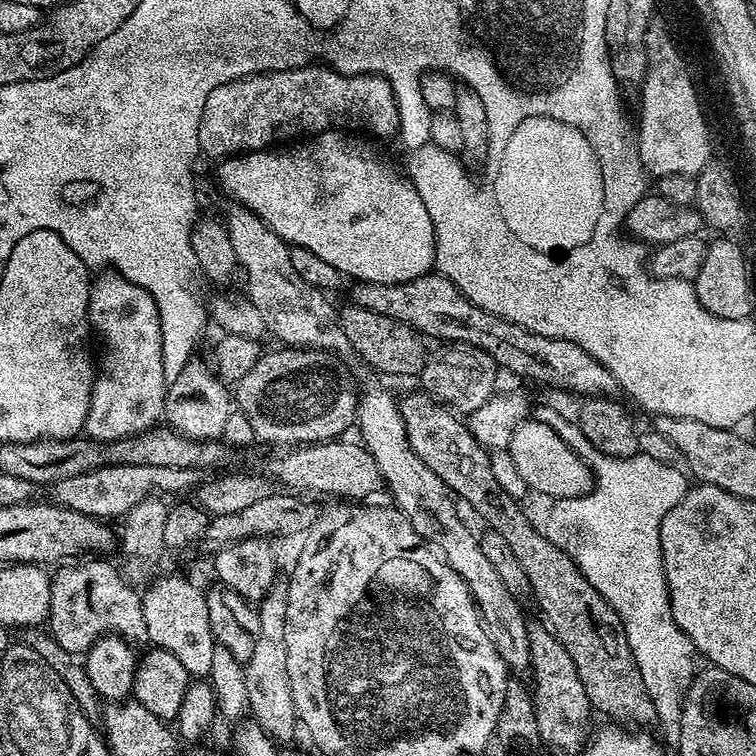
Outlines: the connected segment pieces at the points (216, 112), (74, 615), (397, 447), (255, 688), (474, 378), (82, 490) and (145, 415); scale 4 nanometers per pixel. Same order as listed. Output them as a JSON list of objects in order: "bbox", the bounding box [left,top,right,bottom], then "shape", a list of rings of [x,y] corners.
[{"bbox":[198,62,400,158],"shape":[[[313,62],[305,64],[303,68],[291,68],[285,72],[257,72],[254,76],[243,76],[241,80],[231,80],[210,90],[210,98],[206,98],[206,106],[202,110],[198,138],[201,153],[213,152],[216,158],[220,158],[225,154],[268,150],[281,142],[295,141],[305,134],[319,134],[329,130],[363,130],[365,133],[373,132],[376,136],[395,137],[399,126],[400,115],[394,90],[384,76],[343,76],[323,63]]]},{"bbox":[46,558,147,654],"shape":[[[104,558],[90,559],[92,560],[86,564],[80,564],[77,568],[64,568],[60,573],[55,573],[51,577],[52,593],[50,594],[50,608],[46,621],[47,631],[52,633],[58,646],[62,646],[62,650],[73,654],[87,653],[95,640],[109,634],[122,636],[129,642],[147,641],[146,614],[141,593],[128,583],[117,565],[115,568],[114,565],[107,564]]]},{"bbox":[355,388,532,673],"shape":[[[368,388],[364,393],[361,391],[356,406],[355,423],[358,428],[360,424],[359,439],[363,447],[374,458],[383,483],[386,488],[388,484],[393,498],[396,499],[393,500],[395,507],[416,527],[421,537],[427,538],[439,549],[444,563],[449,564],[464,579],[476,609],[480,611],[484,629],[505,664],[513,673],[520,672],[523,668],[525,671],[532,663],[532,655],[528,637],[529,621],[524,620],[524,612],[520,609],[523,608],[521,601],[513,598],[510,590],[506,590],[502,578],[498,578],[498,570],[494,570],[494,566],[490,566],[486,559],[486,554],[482,554],[477,533],[472,533],[464,525],[464,520],[456,509],[457,501],[450,495],[446,483],[411,449],[410,439],[400,416],[399,403],[395,399],[392,401],[391,394],[384,388]]]},{"bbox":[244,580,298,744],"shape":[[[278,580],[267,595],[259,601],[260,634],[254,652],[244,666],[251,717],[265,733],[282,744],[289,743],[296,728],[298,729],[298,717],[293,705],[293,692],[290,690],[286,667],[285,622],[287,605],[288,583],[284,580]]]},{"bbox":[418,341,500,416],"shape":[[[449,341],[437,348],[440,349],[425,359],[424,368],[418,377],[419,383],[422,382],[421,389],[457,413],[469,416],[495,394],[496,376],[500,374],[498,365],[490,354],[470,343]]]},{"bbox":[51,464,201,522],"shape":[[[103,464],[92,472],[83,472],[55,484],[51,489],[51,499],[60,506],[80,514],[92,516],[103,522],[112,522],[115,516],[127,516],[128,512],[134,510],[134,506],[138,506],[138,502],[142,502],[147,496],[165,494],[164,492],[184,492],[192,487],[195,489],[201,483],[200,476],[201,473],[195,468]]]},{"bbox":[83,270,166,442],"shape":[[[104,270],[93,279],[88,303],[91,331],[100,335],[104,353],[98,356],[98,371],[92,386],[92,402],[84,423],[83,435],[89,440],[107,442],[137,436],[161,423],[164,411],[166,381],[162,370],[162,326],[154,298],[142,286],[131,284],[114,270]]]}]

